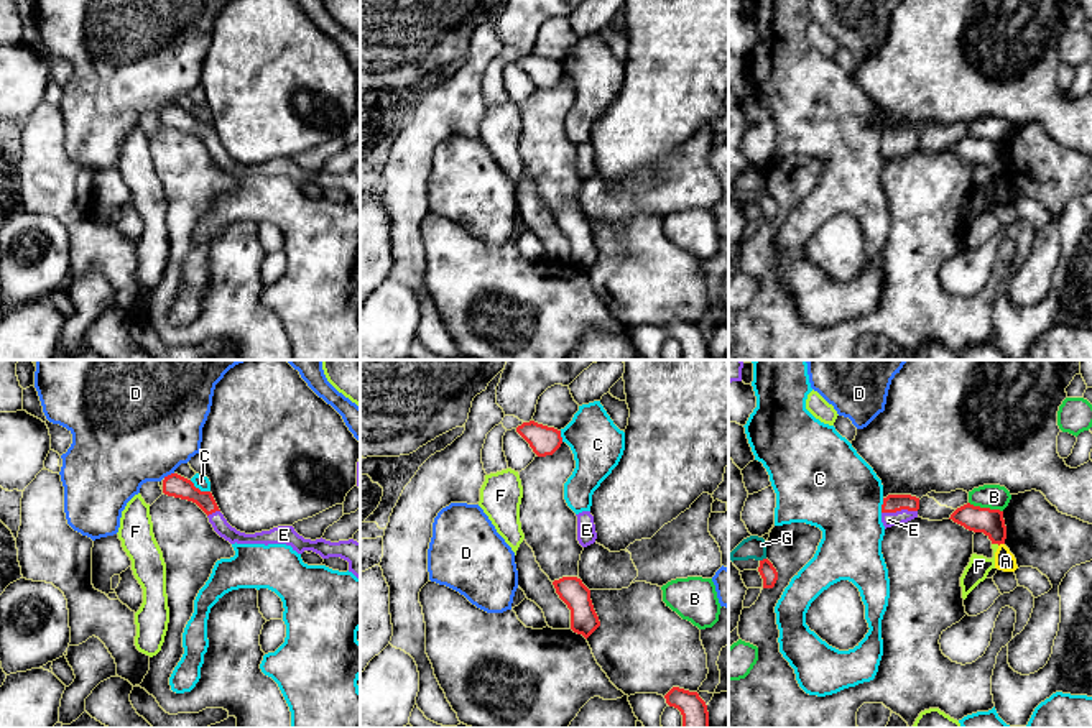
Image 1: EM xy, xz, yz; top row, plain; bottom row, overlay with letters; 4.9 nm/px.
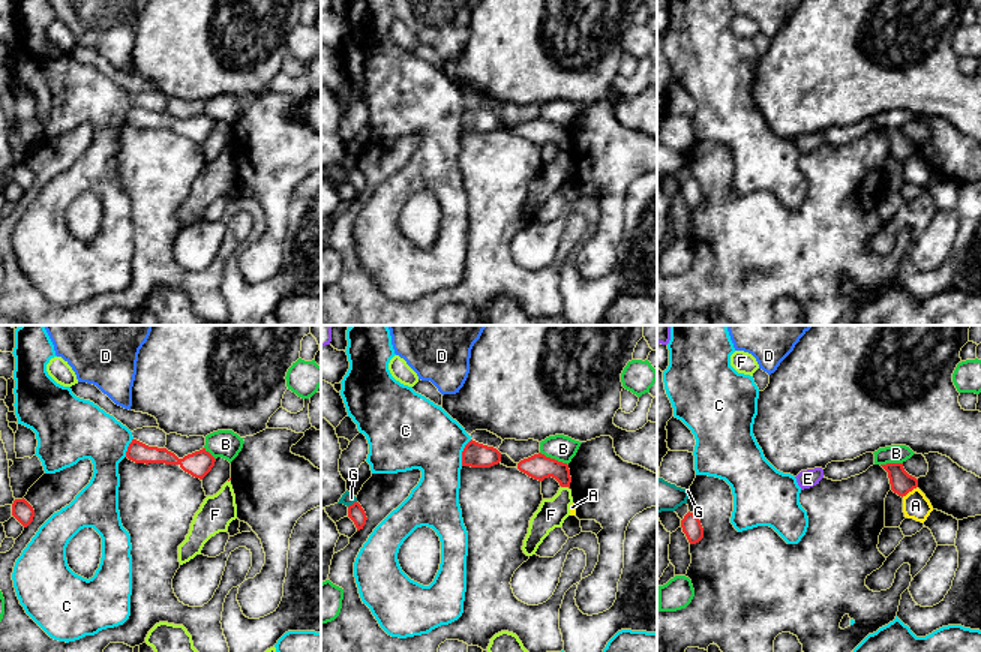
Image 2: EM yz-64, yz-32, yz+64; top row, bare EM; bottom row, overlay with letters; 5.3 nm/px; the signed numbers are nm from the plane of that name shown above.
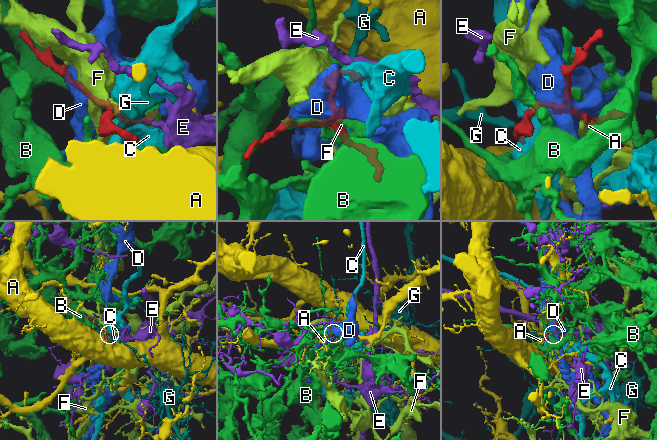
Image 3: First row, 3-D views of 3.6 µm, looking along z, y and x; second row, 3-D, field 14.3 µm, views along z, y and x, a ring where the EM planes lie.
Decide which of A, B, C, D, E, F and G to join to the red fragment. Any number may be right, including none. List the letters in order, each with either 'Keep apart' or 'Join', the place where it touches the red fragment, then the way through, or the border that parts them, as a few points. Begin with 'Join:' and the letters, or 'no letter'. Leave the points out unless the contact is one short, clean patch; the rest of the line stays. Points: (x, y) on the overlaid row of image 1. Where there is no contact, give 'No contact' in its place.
Join: E
A: Keep apart. Touches red at yz (1000, 543). Boundary: yz (1004, 543), (999, 546)
B: Keep apart. Touches red at yz (985, 508). Boundary: yz (969, 502), (1002, 511)
C: Keep apart. Touches red at xy (198, 488)
D: Keep apart. Touches red at xy (168, 475)
E: Join. Touches red at yz (898, 510). Path across: yz (892, 503), (898, 510), (888, 520)
F: Keep apart. Touches red at yz (995, 543). Boundary: yz (992, 543), (999, 544)
G: Keep apart. Touches red at yz (763, 559). Boundary: yz (765, 557), (760, 561)

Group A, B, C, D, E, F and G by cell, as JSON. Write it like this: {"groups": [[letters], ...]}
{"groups": [["A"], ["B"], ["C"], ["D"], ["E"], ["F"], ["G"]]}

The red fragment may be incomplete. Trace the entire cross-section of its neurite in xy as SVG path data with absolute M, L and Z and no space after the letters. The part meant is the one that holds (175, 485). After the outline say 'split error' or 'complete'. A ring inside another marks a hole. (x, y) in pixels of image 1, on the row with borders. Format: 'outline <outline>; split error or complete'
outline M178 473L164 477L163 493L196 503L207 514L214 531L230 544L286 544L298 554L312 551L322 559L340 557L349 562L349 572L360 578L360 542L354 539L331 542L321 537L311 541L299 536L293 526L278 526L255 534L240 532L227 523L211 491L201 491L191 480Z; split error

